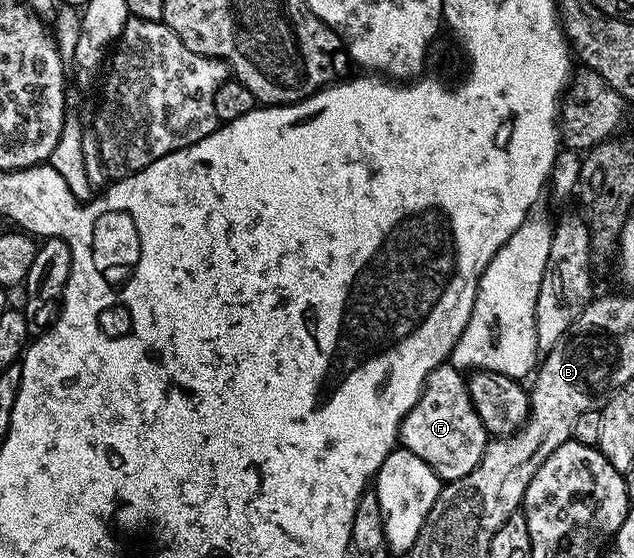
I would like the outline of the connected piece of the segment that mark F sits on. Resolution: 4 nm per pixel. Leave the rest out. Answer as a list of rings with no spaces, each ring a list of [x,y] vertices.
[[[445,361],[428,374],[418,401],[400,423],[399,442],[403,450],[414,453],[414,457],[422,457],[441,481],[461,479],[473,471],[490,436],[474,409],[468,381],[461,368]]]

